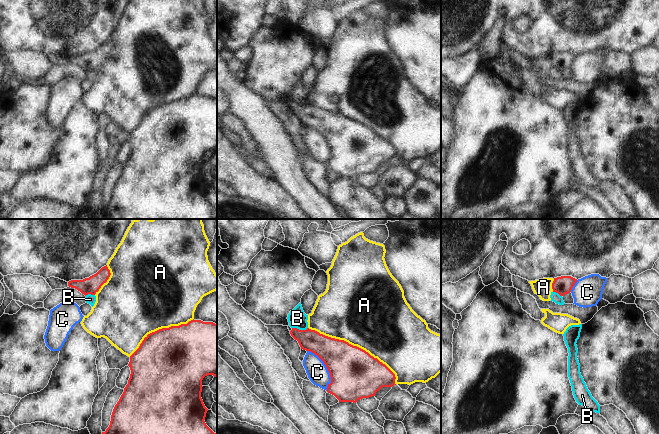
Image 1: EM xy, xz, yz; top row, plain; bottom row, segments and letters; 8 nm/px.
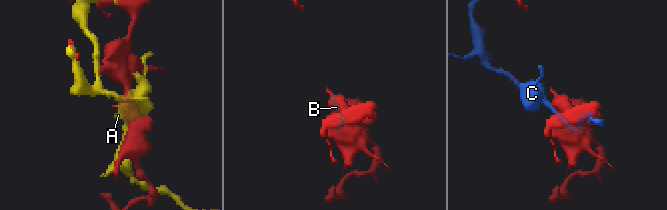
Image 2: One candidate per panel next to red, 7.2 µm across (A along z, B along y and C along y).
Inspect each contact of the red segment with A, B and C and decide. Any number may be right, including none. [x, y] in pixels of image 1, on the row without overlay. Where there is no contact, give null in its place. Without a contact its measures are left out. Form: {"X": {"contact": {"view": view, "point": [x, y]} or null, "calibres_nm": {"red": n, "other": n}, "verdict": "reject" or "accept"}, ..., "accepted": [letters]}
{"A": {"contact": {"view": "xz", "point": [356, 122]}, "calibres_nm": {"red": 400, "other": 500}, "verdict": "reject"}, "B": {"contact": {"view": "xz", "point": [300, 106]}, "calibres_nm": {"red": 180, "other": 150}, "verdict": "reject"}, "C": {"contact": {"view": "xz", "point": [327, 144]}, "calibres_nm": {"red": 400, "other": 170}, "verdict": "reject"}, "accepted": []}

